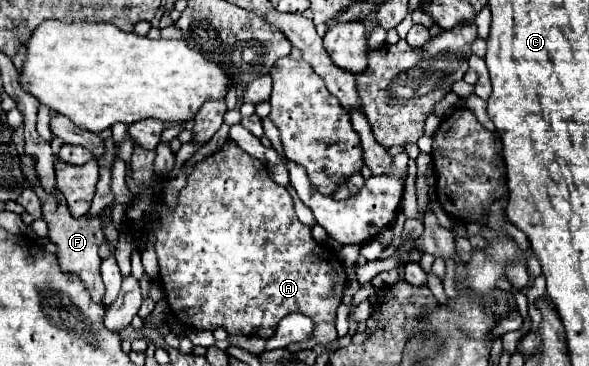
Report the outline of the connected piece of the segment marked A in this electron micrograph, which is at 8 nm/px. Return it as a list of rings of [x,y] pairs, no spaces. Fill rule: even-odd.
[[[235,142],[227,144],[227,152],[225,148],[207,156],[203,162],[199,162],[193,170],[191,176],[187,176],[187,186],[179,192],[177,196],[177,206],[169,208],[165,204],[165,184],[157,178],[155,170],[153,170],[153,160],[155,160],[155,150],[143,150],[141,146],[135,146],[133,156],[131,156],[131,170],[133,170],[133,182],[135,184],[143,184],[141,192],[133,196],[133,202],[129,208],[125,208],[125,220],[131,220],[135,228],[149,228],[155,234],[155,252],[157,252],[157,260],[159,260],[159,278],[163,284],[163,292],[167,298],[167,304],[171,308],[171,312],[185,324],[185,326],[193,326],[197,330],[215,330],[215,328],[225,328],[227,334],[231,336],[261,336],[261,338],[271,338],[271,334],[275,334],[277,324],[281,322],[281,318],[285,318],[291,312],[301,312],[309,318],[313,318],[313,322],[331,322],[335,320],[335,310],[341,304],[343,298],[343,288],[347,284],[347,274],[345,274],[345,266],[343,262],[339,262],[339,258],[333,254],[333,250],[329,250],[327,246],[321,246],[313,240],[311,236],[311,228],[301,224],[295,210],[293,210],[293,198],[289,196],[289,192],[275,184],[267,172],[267,166],[263,166],[263,162],[259,162],[257,158],[249,156],[247,152],[243,152]]]

